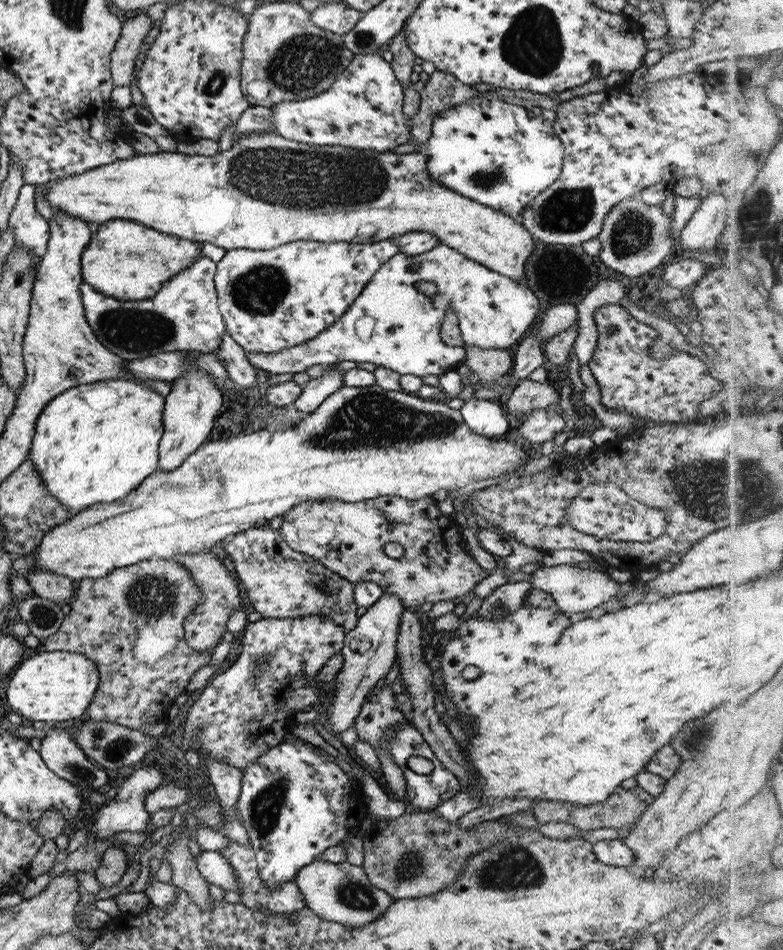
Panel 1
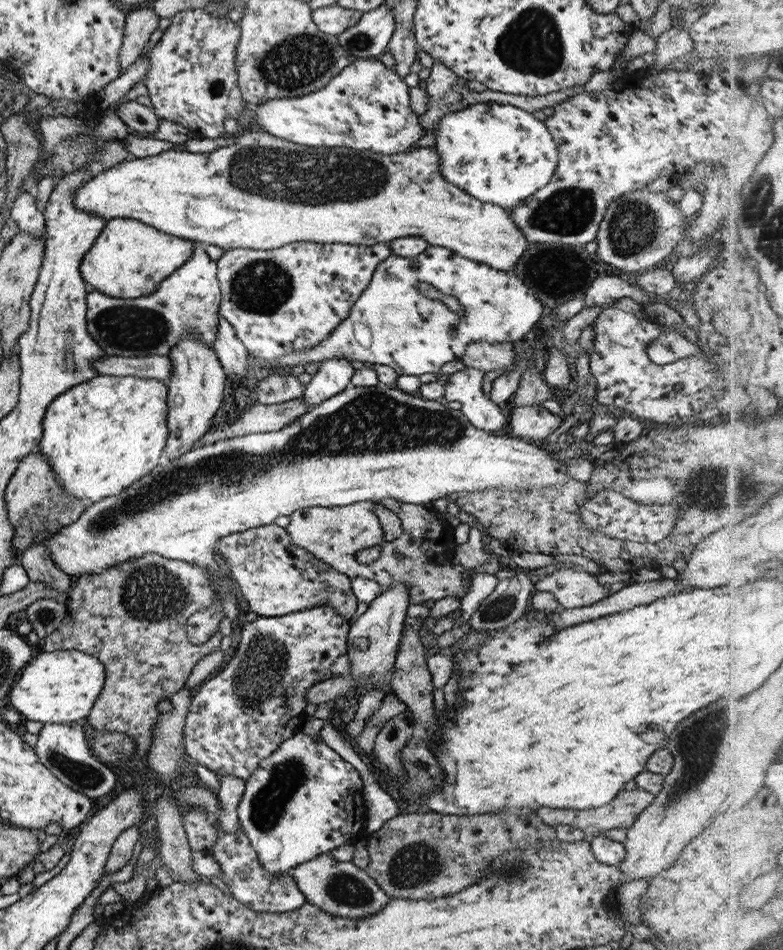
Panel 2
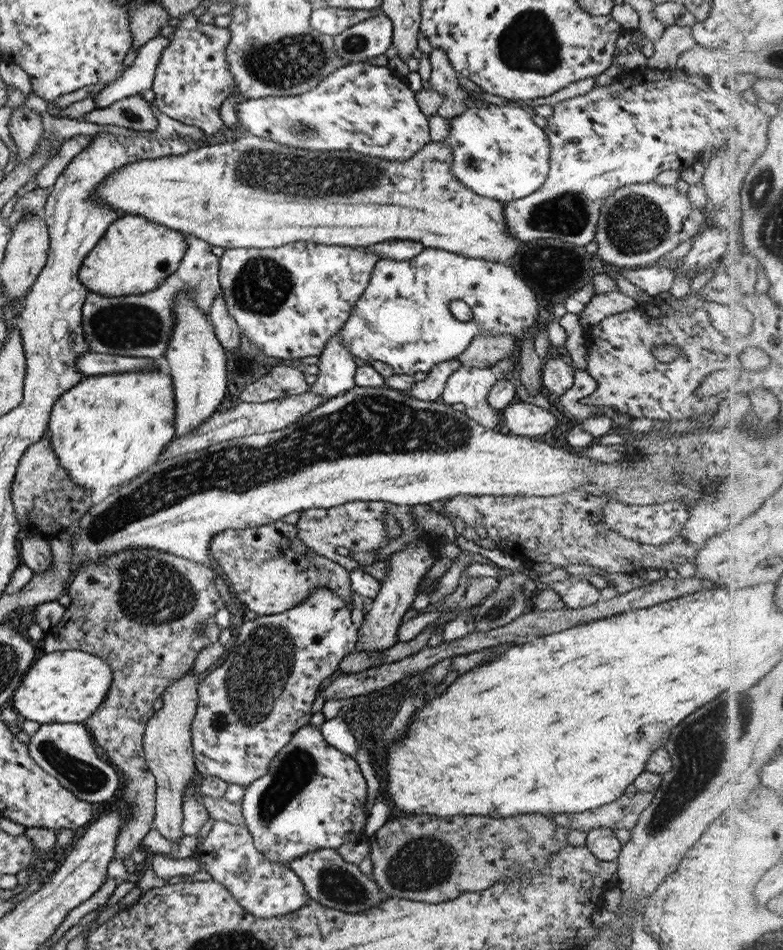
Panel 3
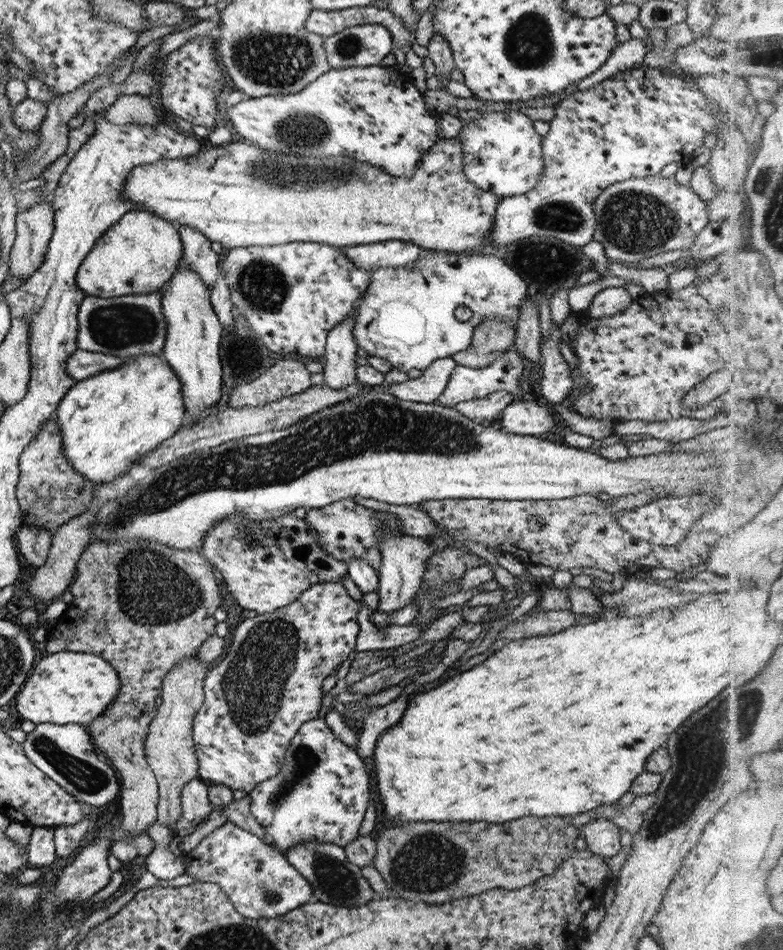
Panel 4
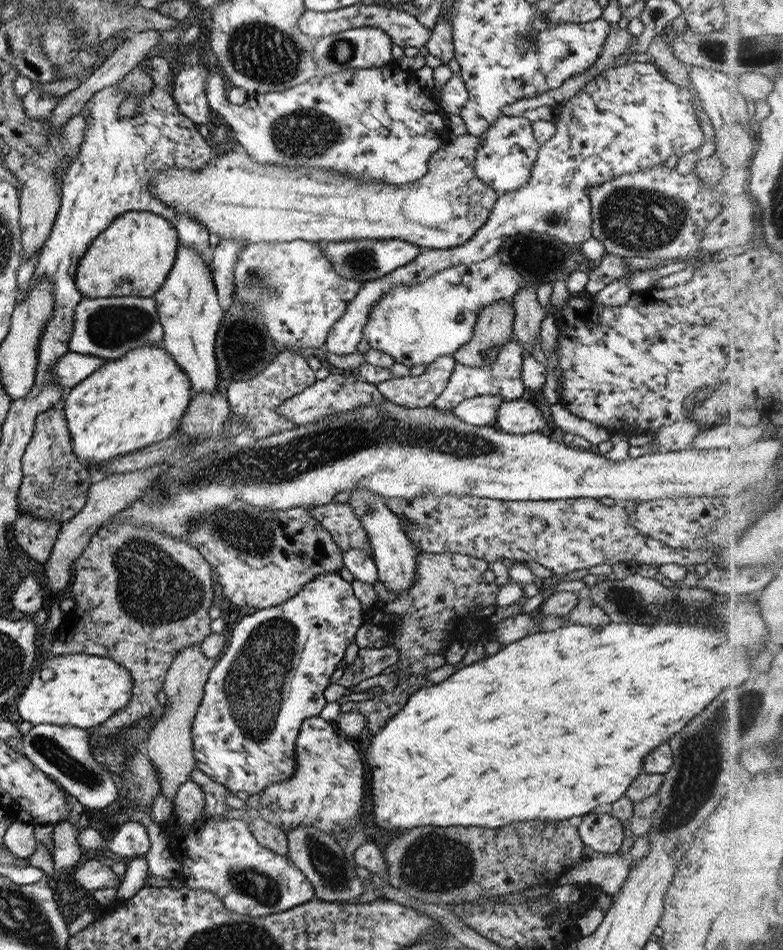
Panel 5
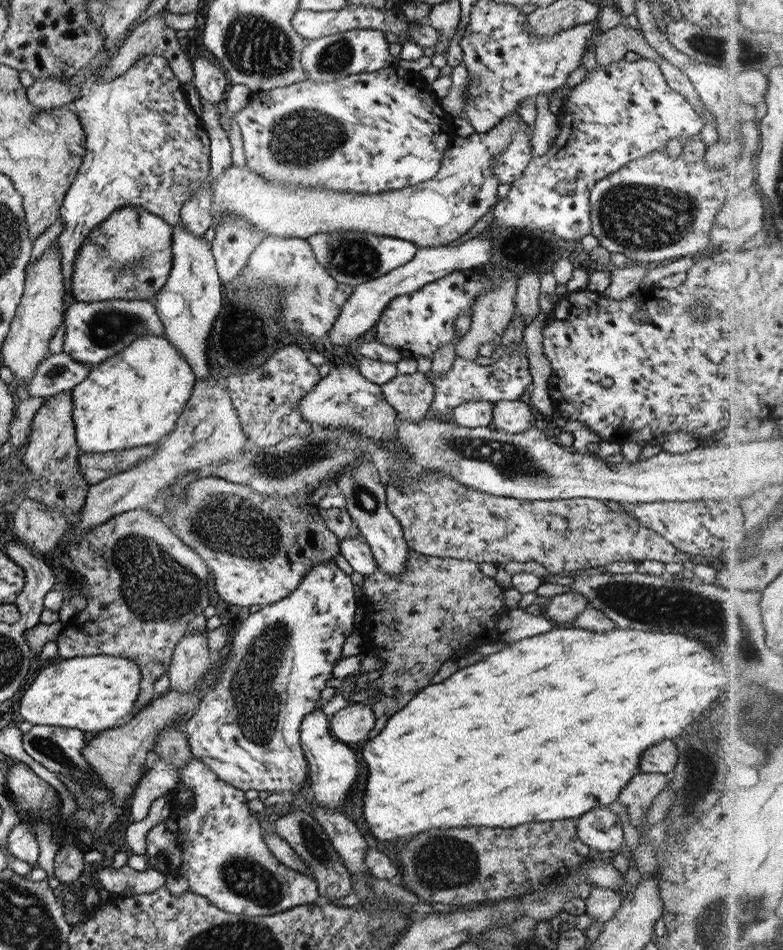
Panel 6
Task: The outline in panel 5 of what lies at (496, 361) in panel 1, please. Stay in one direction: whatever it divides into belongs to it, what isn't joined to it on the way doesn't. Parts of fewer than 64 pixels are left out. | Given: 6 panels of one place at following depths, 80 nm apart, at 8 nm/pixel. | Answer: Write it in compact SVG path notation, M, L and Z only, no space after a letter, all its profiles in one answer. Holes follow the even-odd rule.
M499 299L482 306L478 310L470 339L452 354L455 362L470 367L485 364L481 352L494 352L509 340L513 335L513 319L514 309L509 301Z

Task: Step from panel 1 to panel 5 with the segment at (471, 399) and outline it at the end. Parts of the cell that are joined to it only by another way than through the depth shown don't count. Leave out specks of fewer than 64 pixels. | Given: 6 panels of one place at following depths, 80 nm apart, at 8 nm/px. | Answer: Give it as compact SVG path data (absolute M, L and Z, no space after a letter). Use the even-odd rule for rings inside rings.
M511 335L503 346L494 351L494 359L490 363L470 367L455 362L443 390L431 406L437 410L450 411L461 401L483 395L501 396L505 401L519 399L521 394L525 392L521 381L521 362L523 362L524 356L526 356L526 352L521 343L515 338L515 335Z

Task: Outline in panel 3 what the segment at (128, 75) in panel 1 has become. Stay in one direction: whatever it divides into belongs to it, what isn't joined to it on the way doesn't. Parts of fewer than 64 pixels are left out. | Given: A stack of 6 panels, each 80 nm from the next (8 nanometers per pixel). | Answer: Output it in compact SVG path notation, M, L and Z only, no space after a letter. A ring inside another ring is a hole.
M146 3L136 10L129 11L129 30L131 31L131 47L139 50L145 42L156 37L160 28L169 22L169 13L158 3Z

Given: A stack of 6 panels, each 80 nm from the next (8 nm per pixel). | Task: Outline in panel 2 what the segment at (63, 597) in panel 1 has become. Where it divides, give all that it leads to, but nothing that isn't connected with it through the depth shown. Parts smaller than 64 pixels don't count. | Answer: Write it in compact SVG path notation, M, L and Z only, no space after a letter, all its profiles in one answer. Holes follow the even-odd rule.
M44 545L29 546L18 555L21 558L19 564L25 569L29 582L43 582L57 594L67 594L73 579L51 562Z

